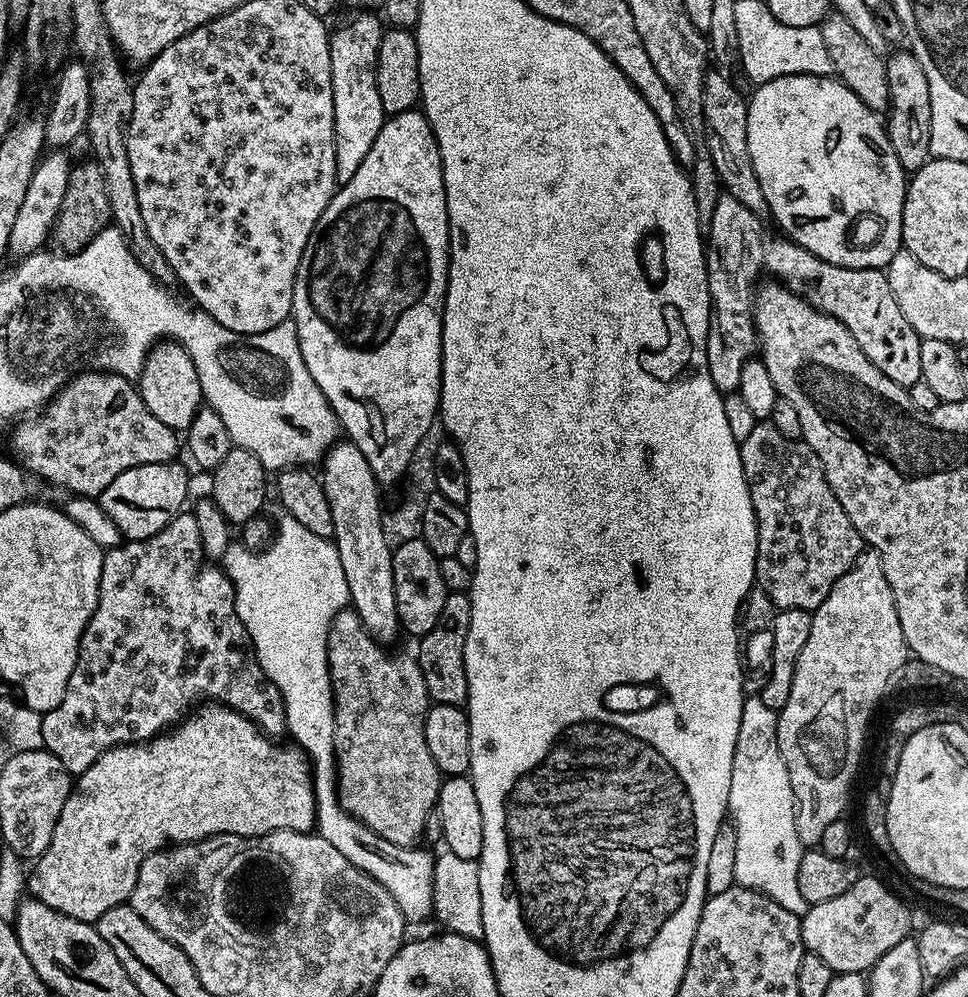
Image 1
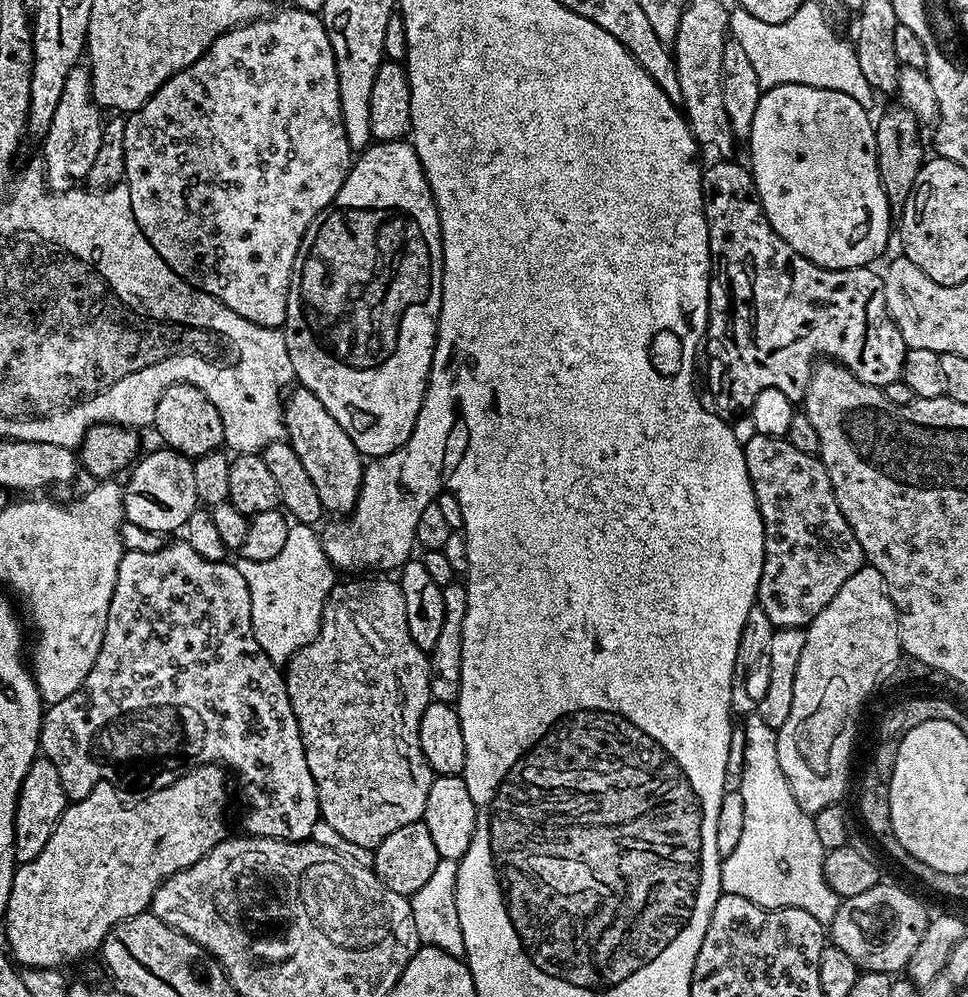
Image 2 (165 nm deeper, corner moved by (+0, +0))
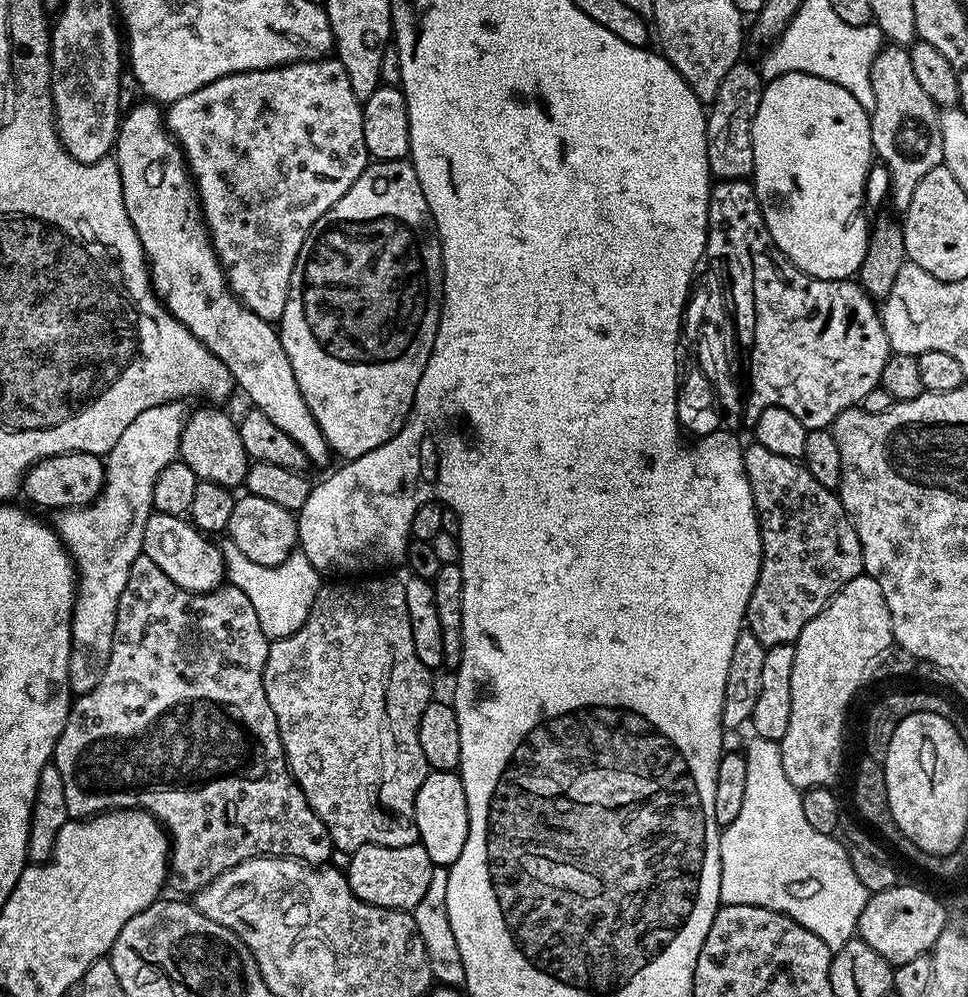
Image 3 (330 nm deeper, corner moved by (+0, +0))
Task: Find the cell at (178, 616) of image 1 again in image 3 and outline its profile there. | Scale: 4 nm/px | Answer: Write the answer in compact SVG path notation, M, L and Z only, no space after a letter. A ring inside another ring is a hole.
M143 554L134 558L134 566L130 566L130 578L126 578L126 590L122 590L122 598L118 598L110 662L106 662L106 670L102 678L98 678L98 686L73 699L66 726L62 726L62 734L56 740L54 763L66 786L69 817L98 816L102 812L114 812L118 808L140 808L149 812L160 821L170 837L167 883L173 884L178 891L189 894L199 892L226 870L252 860L255 856L282 856L303 860L305 864L313 866L327 865L331 861L328 859L332 852L334 853L332 839L324 823L314 814L310 802L306 802L306 794L302 794L302 790L296 785L296 779L292 777L292 771L288 769L288 759L284 757L282 738L278 734L278 722L266 698L264 663L268 657L269 643L268 635L262 630L262 626L258 626L258 614L254 614L250 598L246 598L242 590L221 586L203 594L187 592L182 590L182 586L170 582L170 578L166 578L166 574L162 574L162 570L158 570L158 566L150 562L150 558Z

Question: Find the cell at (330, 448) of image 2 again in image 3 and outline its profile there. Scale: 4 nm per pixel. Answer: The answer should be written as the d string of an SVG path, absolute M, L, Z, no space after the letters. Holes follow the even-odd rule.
M137 102L128 112L123 113L120 130L116 134L116 146L114 149L114 159L120 177L122 178L122 202L126 206L126 214L130 218L130 222L134 226L134 230L138 234L138 242L142 242L142 250L144 258L148 262L148 275L152 277L152 291L156 293L156 297L160 303L168 309L168 313L174 318L178 318L178 322L182 322L182 326L186 326L190 330L190 334L194 334L194 338L198 338L198 342L202 342L202 346L206 346L215 356L222 361L226 366L226 370L230 370L235 387L240 388L248 395L248 400L255 411L266 414L266 418L270 418L270 422L274 422L274 426L279 426L281 430L287 434L289 438L294 438L294 442L298 442L298 446L302 446L302 452L306 454L309 463L313 466L324 466L330 458L332 459L332 451L329 444L326 442L325 435L322 434L321 427L318 426L317 419L310 412L310 408L306 405L306 398L302 394L302 390L298 390L298 378L294 378L294 366L290 366L290 358L286 358L286 350L280 341L280 333L269 321L258 318L258 314L254 314L254 310L250 310L243 302L241 302L233 293L232 288L228 284L228 279L224 276L224 271L220 265L220 259L216 256L216 252L212 248L212 237L209 236L207 228L204 226L204 214L200 210L200 195L196 192L196 185L192 183L192 173L188 170L188 163L184 161L184 151L180 149L180 145L173 140L172 135L168 133L166 127L166 116L162 111L161 105L155 102Z

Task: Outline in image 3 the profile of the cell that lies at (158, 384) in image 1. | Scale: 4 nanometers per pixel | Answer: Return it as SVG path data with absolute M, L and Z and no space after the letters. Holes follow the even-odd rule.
M208 406L212 408L200 408L197 412L189 411L184 421L184 429L182 430L182 438L180 439L180 454L179 459L184 461L186 466L190 466L190 470L194 470L197 480L205 480L206 482L214 482L218 486L229 490L236 490L236 487L243 485L247 478L247 472L250 465L250 457L246 454L246 446L242 446L242 438L240 437L240 430L235 419L231 420L226 413L223 412L223 407L220 406Z

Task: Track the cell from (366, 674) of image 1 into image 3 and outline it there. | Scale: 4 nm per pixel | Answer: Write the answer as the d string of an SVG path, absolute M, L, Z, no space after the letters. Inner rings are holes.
M356 578L353 584L325 583L314 598L314 606L306 618L306 622L295 632L281 640L273 640L268 645L268 657L264 663L264 689L270 702L270 710L274 710L274 718L278 722L278 734L282 738L284 757L288 759L288 769L296 779L296 785L306 794L306 802L314 810L317 818L324 823L330 834L333 845L344 854L351 854L356 848L366 843L374 843L382 847L410 846L420 839L416 825L416 799L422 782L426 782L430 771L426 762L426 754L422 754L422 746L418 742L418 722L422 718L422 710L432 703L433 673L422 662L418 662L418 654L414 654L414 634L410 630L410 614L406 610L406 594L403 583L396 580L372 580L376 578Z

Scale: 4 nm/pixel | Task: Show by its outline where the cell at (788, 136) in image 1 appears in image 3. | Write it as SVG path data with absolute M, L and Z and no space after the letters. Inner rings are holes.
M791 72L782 74L778 78L767 81L764 85L762 102L758 102L758 114L754 114L754 126L752 127L752 141L754 142L754 170L751 179L754 181L756 201L760 203L762 218L766 222L766 230L770 230L770 238L782 250L782 254L798 270L802 270L808 276L819 280L846 280L855 277L862 266L862 258L866 258L866 246L868 245L869 217L864 217L866 201L864 199L864 187L868 177L868 169L874 163L872 151L872 121L869 109L864 108L850 94L850 90L842 90L834 82L826 82L824 78L818 78L814 74L802 74Z

